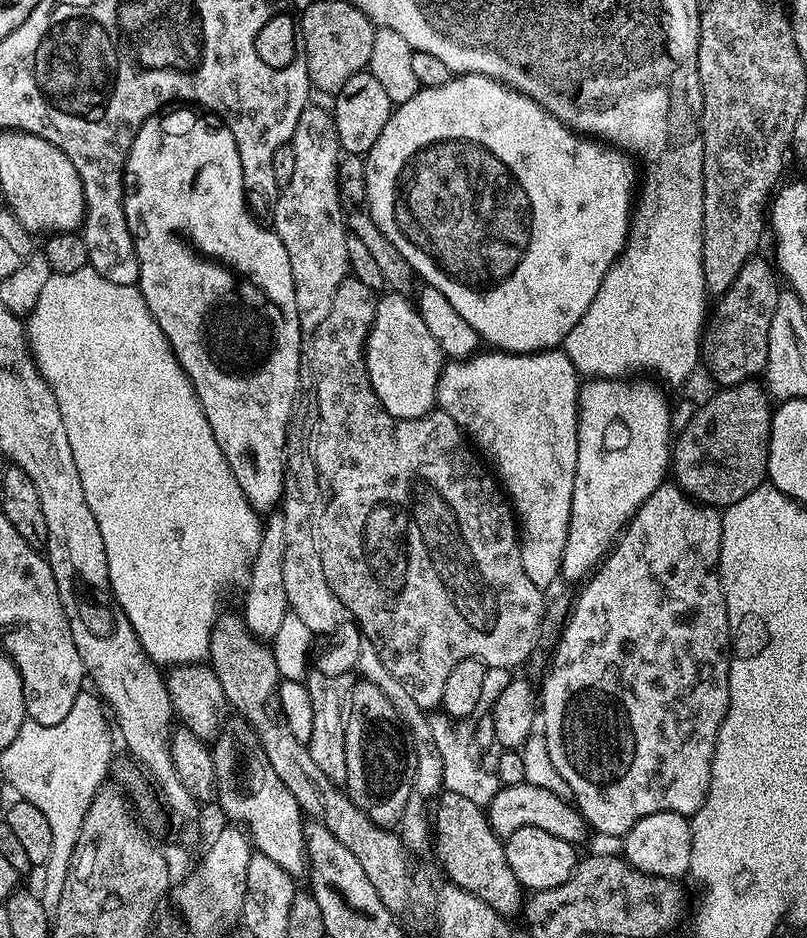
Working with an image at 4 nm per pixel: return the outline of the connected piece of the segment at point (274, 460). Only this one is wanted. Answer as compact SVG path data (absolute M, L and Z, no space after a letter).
M208 118L212 120L200 120L197 124L189 126L185 132L168 132L165 136L160 136L160 132L156 129L157 121L150 119L138 130L138 134L134 138L132 143L132 149L128 151L128 163L124 165L124 213L129 218L134 218L134 243L136 246L136 257L140 263L140 271L138 273L138 287L140 293L146 298L146 302L150 306L150 312L154 314L154 318L158 322L158 326L166 338L170 342L170 346L174 350L176 357L178 358L180 365L186 374L190 378L194 390L196 391L196 397L200 399L200 405L202 410L206 414L206 418L210 422L210 430L214 430L214 438L218 438L218 446L222 446L222 454L226 454L226 462L230 462L230 470L234 474L234 478L238 478L238 486L242 486L242 494L246 494L246 498L252 504L252 507L256 509L257 513L268 514L273 511L281 503L284 494L284 478L286 475L286 463L284 464L284 448L288 444L288 433L290 431L290 425L288 425L288 419L292 416L292 399L296 396L296 387L300 384L300 368L296 365L296 336L298 337L298 310L296 309L296 303L294 302L294 282L292 281L292 271L290 270L290 258L286 254L286 246L282 246L282 242L275 234L275 231L271 227L259 224L252 215L254 215L253 209L250 207L250 201L246 195L246 189L244 186L244 179L242 178L242 162L240 161L240 155L236 149L236 139L231 130L228 129L227 124L221 122L216 118Z

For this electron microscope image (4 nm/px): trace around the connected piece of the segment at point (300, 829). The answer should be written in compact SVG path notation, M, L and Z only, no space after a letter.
M260 768L260 772L256 772L256 780L260 780L260 784L256 784L256 796L248 796L248 800L236 800L236 796L223 796L218 801L218 807L232 819L229 821L239 822L247 829L257 853L274 858L274 862L278 862L282 870L286 870L294 878L300 878L300 875L303 872L305 875L306 872L305 817L294 794L290 794L290 790L284 785L282 778L278 778L278 774L264 772L264 768Z

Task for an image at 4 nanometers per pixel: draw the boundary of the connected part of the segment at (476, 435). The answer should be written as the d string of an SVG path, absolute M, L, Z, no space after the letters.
M562 350L542 352L477 351L466 360L449 359L440 371L436 387L439 411L445 412L471 439L498 477L518 517L520 557L526 578L542 590L561 579L560 567L566 550L570 510L574 498L574 474L578 462L578 373Z

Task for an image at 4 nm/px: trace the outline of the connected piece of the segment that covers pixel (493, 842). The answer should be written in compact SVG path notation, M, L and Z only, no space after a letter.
M441 791L434 801L434 852L435 848L451 883L485 900L500 916L512 918L521 911L525 889L506 858L504 840L490 827L485 809L477 801Z

